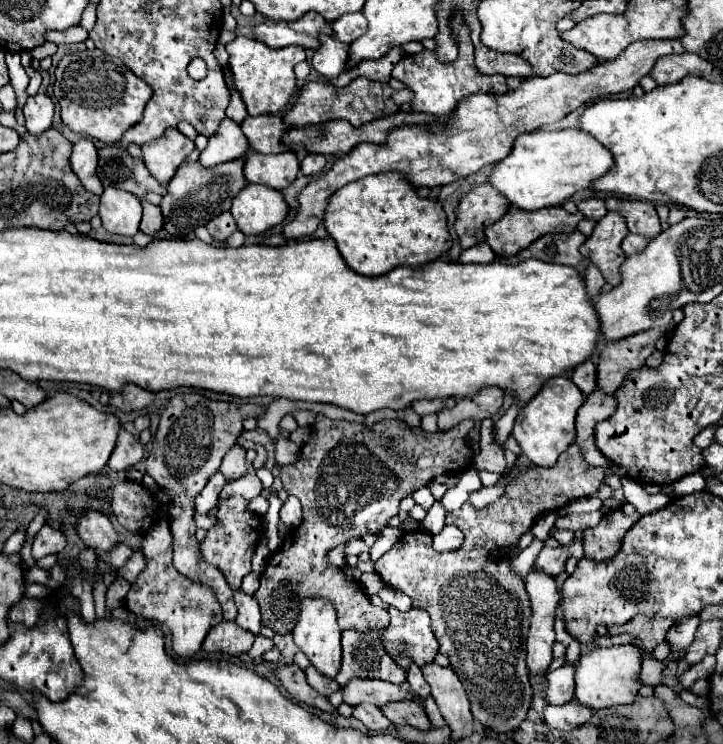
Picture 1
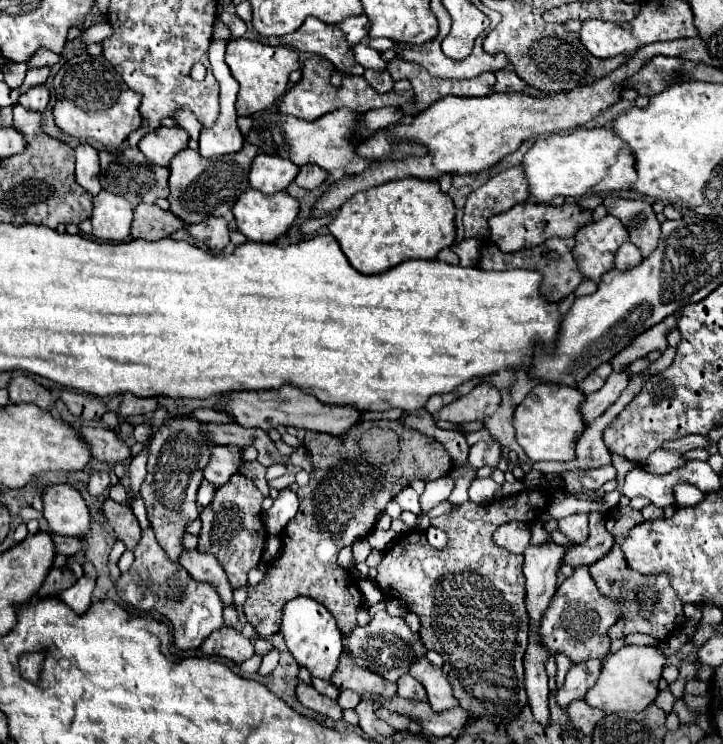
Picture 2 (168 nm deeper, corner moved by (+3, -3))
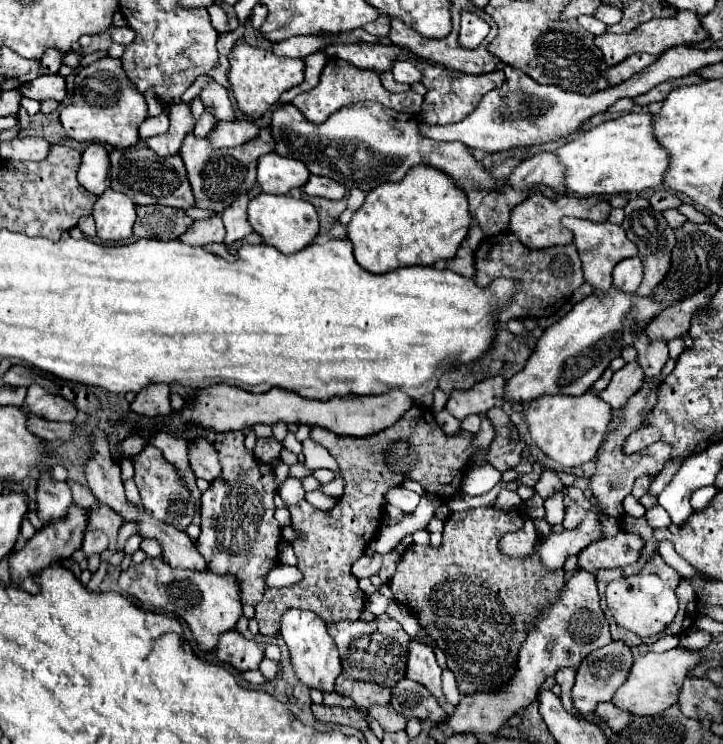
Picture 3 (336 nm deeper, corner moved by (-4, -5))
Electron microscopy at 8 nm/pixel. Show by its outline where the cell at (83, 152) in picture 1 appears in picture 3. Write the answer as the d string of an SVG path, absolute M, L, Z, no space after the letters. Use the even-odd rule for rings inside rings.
M89 144L83 152L77 180L91 194L99 196L109 188L109 156L101 144Z

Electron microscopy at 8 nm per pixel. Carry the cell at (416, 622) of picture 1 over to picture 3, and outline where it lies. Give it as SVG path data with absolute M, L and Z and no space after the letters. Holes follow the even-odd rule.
M379 618L373 622L363 622L363 620L333 622L329 624L329 634L339 648L343 672L347 672L351 678L375 682L387 688L393 688L399 680L405 678L405 666L409 656L407 650L411 636L403 630L403 626L397 620Z

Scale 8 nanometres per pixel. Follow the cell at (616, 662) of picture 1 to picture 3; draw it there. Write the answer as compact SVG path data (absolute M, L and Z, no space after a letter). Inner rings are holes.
M673 648L673 650L661 652L661 654L657 654L657 652L643 654L633 662L625 684L615 692L611 702L617 708L621 708L629 714L635 714L635 716L661 714L671 704L677 702L677 692L687 676L687 672L691 668L695 668L695 664L699 664L699 660L701 660L699 652L691 652L691 650L683 650L683 648Z

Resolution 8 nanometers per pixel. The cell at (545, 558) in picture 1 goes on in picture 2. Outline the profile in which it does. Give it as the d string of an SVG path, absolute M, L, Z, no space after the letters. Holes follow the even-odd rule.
M592 512L590 522L594 522L594 528L590 530L588 540L582 544L574 544L564 554L564 562L574 568L594 564L596 560L604 558L614 546L614 536L610 536L610 532L606 532L604 528L604 516L600 512Z

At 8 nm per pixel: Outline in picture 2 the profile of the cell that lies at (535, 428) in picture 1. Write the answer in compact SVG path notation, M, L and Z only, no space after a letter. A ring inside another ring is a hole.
M536 384L524 402L514 410L514 428L516 440L528 454L532 462L540 460L556 460L566 462L574 458L574 448L578 438L582 436L586 422L580 414L580 404L586 396L574 386L560 386L560 384Z

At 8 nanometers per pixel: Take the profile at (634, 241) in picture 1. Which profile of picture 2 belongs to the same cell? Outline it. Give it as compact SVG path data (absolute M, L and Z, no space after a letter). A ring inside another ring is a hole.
M626 242L622 244L622 248L618 248L616 256L614 256L614 268L618 270L628 270L628 268L634 268L636 264L642 262L642 254L638 252L638 248L634 248L634 244Z

